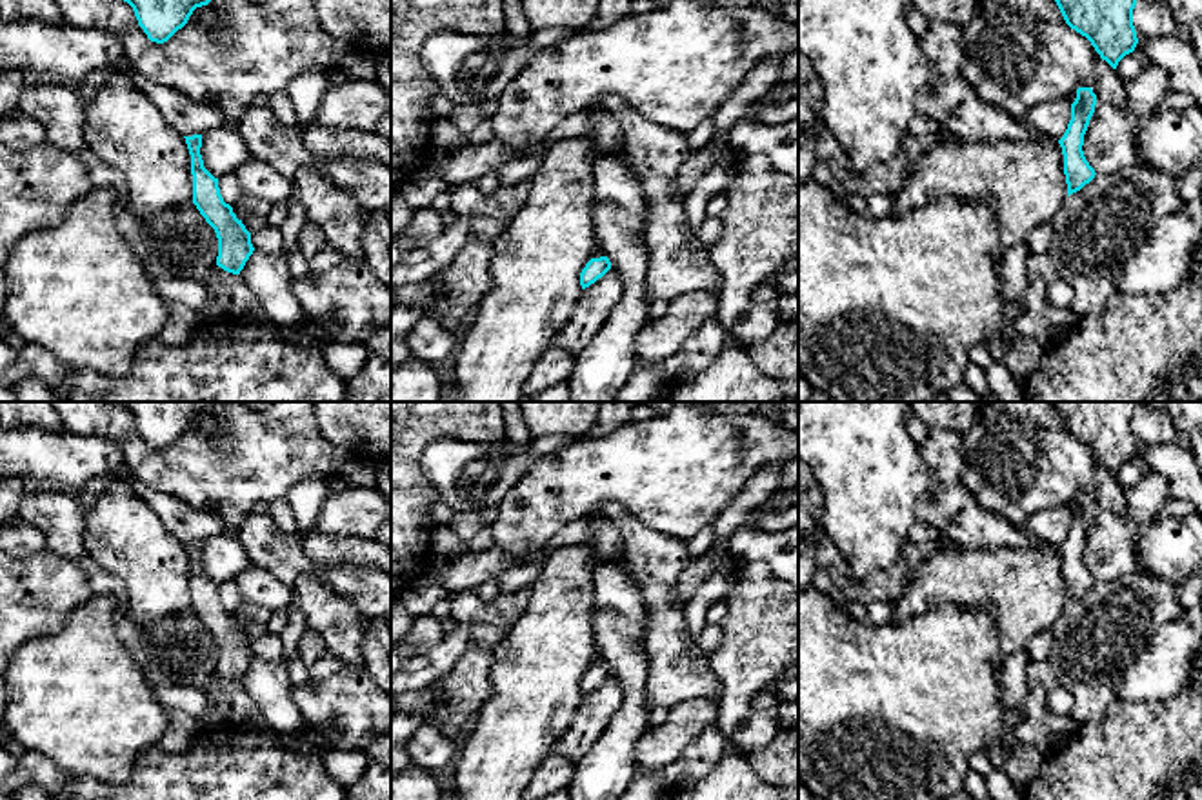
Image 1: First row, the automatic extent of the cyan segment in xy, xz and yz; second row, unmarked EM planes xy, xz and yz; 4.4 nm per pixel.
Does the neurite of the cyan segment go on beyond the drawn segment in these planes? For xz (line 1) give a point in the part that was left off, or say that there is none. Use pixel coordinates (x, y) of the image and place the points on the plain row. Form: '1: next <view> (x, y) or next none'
1: next none

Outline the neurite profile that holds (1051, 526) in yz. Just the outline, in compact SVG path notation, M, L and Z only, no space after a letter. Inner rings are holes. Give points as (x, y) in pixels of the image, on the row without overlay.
M1053 505L1031 515L1022 529L1053 547L1060 547L1067 536L1069 527L1071 511L1064 505Z

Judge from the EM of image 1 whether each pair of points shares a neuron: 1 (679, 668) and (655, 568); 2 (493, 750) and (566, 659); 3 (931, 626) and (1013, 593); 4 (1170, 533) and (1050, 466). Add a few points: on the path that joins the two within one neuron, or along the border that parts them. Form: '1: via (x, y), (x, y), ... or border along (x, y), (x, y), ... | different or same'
1: via (668, 642), (666, 615), (659, 593) | same
2: via (515, 728), (530, 711), (535, 690), (544, 680) | same
3: border along (926, 611), (990, 610), (999, 642) | different
4: border along (1139, 526), (1137, 557), (1146, 568) | different

